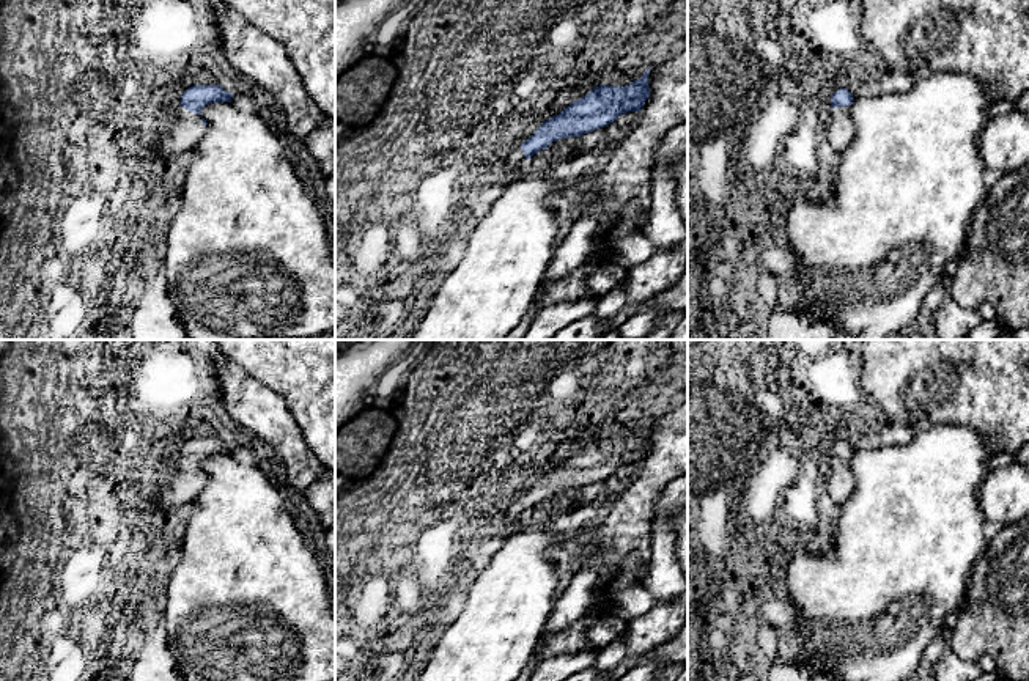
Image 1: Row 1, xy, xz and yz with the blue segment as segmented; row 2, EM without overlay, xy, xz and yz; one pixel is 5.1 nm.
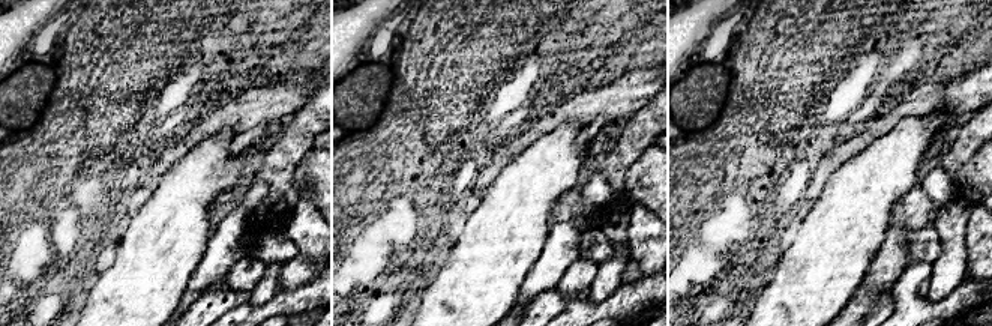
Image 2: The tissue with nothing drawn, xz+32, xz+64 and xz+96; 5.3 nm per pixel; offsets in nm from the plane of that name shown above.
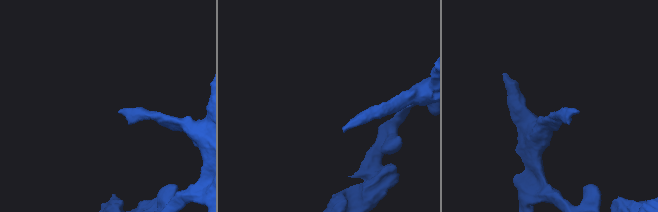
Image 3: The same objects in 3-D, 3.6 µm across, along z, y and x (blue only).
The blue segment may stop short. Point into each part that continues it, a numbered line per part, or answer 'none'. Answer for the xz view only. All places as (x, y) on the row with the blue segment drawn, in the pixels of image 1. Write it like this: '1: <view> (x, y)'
1: xz (516, 159)

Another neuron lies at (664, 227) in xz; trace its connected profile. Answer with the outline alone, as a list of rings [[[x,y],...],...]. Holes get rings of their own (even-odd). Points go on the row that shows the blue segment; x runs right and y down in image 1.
[[[688,121],[673,126],[664,135],[653,157],[651,208],[640,233],[653,241],[656,250],[675,248],[688,236],[675,204],[677,179],[673,164],[680,157],[688,157]]]

